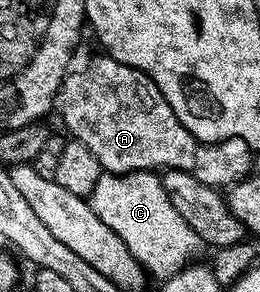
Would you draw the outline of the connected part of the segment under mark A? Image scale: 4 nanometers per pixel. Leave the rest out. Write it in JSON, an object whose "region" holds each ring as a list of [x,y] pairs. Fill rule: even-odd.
{"region":[[[101,56],[85,70],[69,73],[58,95],[58,110],[75,141],[86,144],[98,164],[110,174],[136,170],[163,172],[194,168],[196,137],[166,104],[156,81],[116,58]]]}

